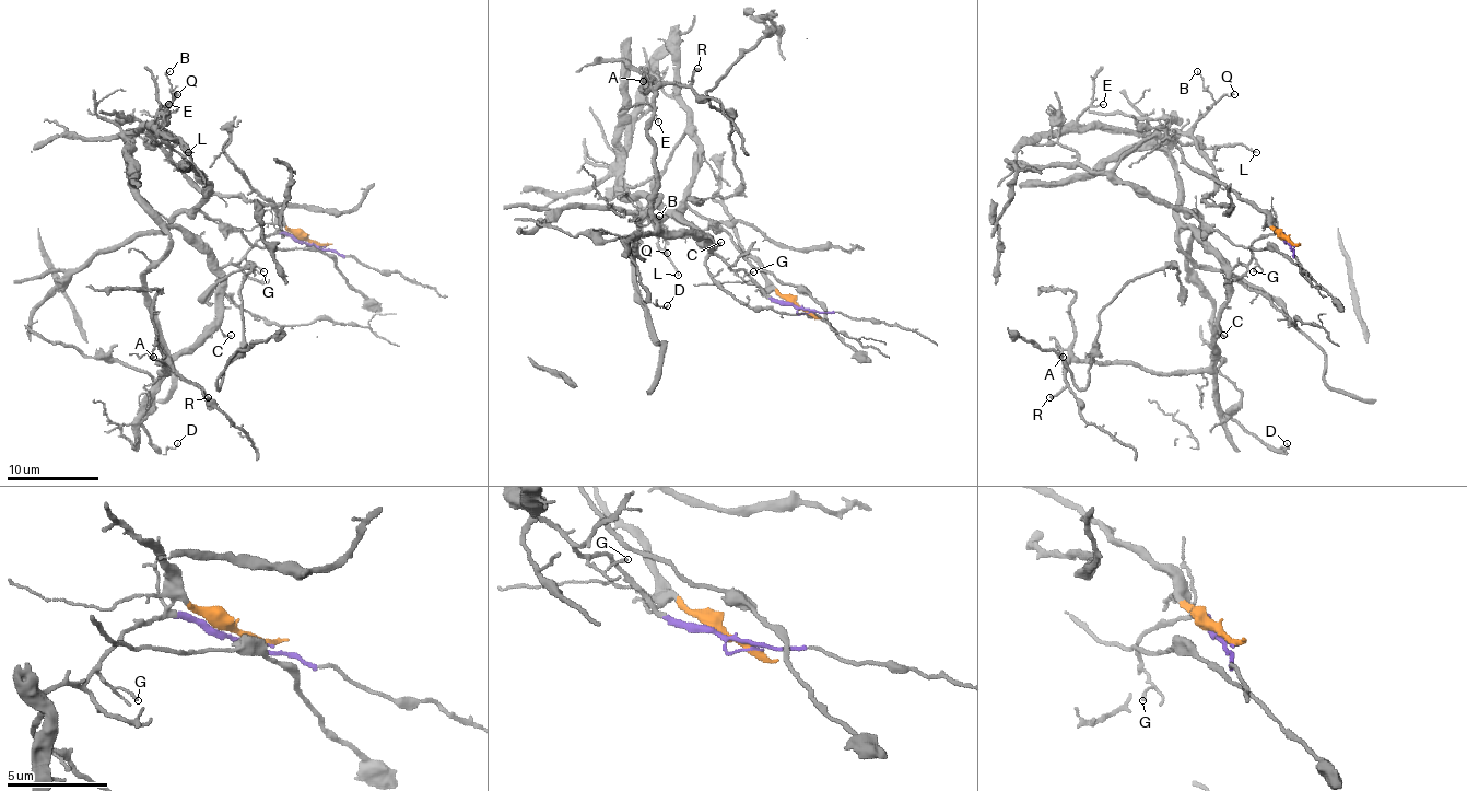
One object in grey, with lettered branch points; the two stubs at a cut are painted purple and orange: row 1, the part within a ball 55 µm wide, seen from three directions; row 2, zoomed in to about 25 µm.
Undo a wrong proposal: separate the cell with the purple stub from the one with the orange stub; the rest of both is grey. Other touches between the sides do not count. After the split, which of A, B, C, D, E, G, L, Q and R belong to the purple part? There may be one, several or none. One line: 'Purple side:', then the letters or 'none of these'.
Purple side: A, B, C, D, E, G, L, Q, R

